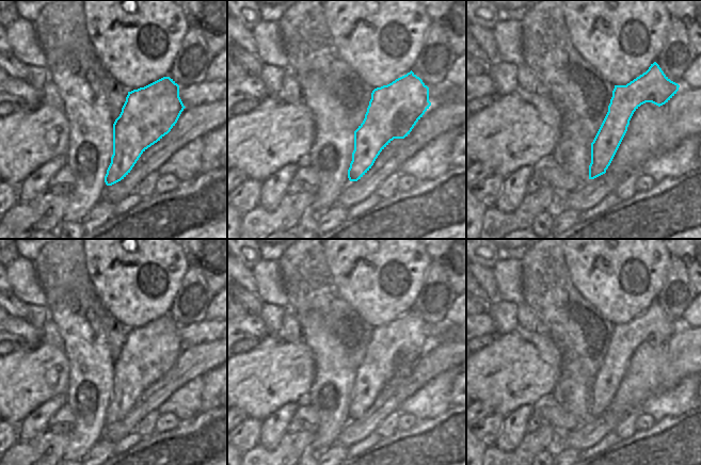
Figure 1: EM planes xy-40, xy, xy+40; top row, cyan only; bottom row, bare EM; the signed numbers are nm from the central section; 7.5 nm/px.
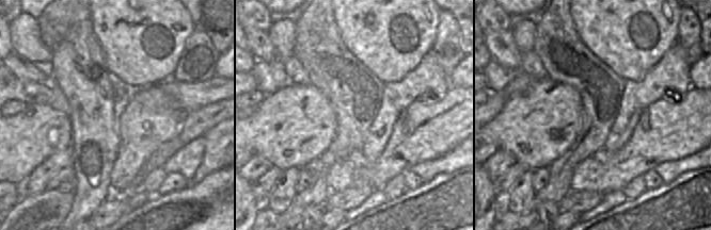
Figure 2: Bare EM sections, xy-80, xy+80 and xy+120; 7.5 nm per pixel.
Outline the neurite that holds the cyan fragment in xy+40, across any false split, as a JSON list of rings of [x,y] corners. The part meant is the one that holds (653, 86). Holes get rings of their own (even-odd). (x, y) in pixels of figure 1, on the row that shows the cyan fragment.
[[[656,62],[626,85],[615,85],[608,112],[591,143],[589,179],[606,173],[634,112],[646,102],[658,107],[665,105],[676,94],[679,87],[680,85],[671,81]]]

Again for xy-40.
[[[170,77],[128,92],[122,112],[113,124],[113,155],[105,176],[106,185],[112,186],[124,179],[141,155],[171,131],[185,108],[179,85]]]

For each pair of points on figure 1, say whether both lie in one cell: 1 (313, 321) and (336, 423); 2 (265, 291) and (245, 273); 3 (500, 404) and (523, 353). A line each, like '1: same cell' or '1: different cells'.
1: same cell
2: different cells
3: same cell

